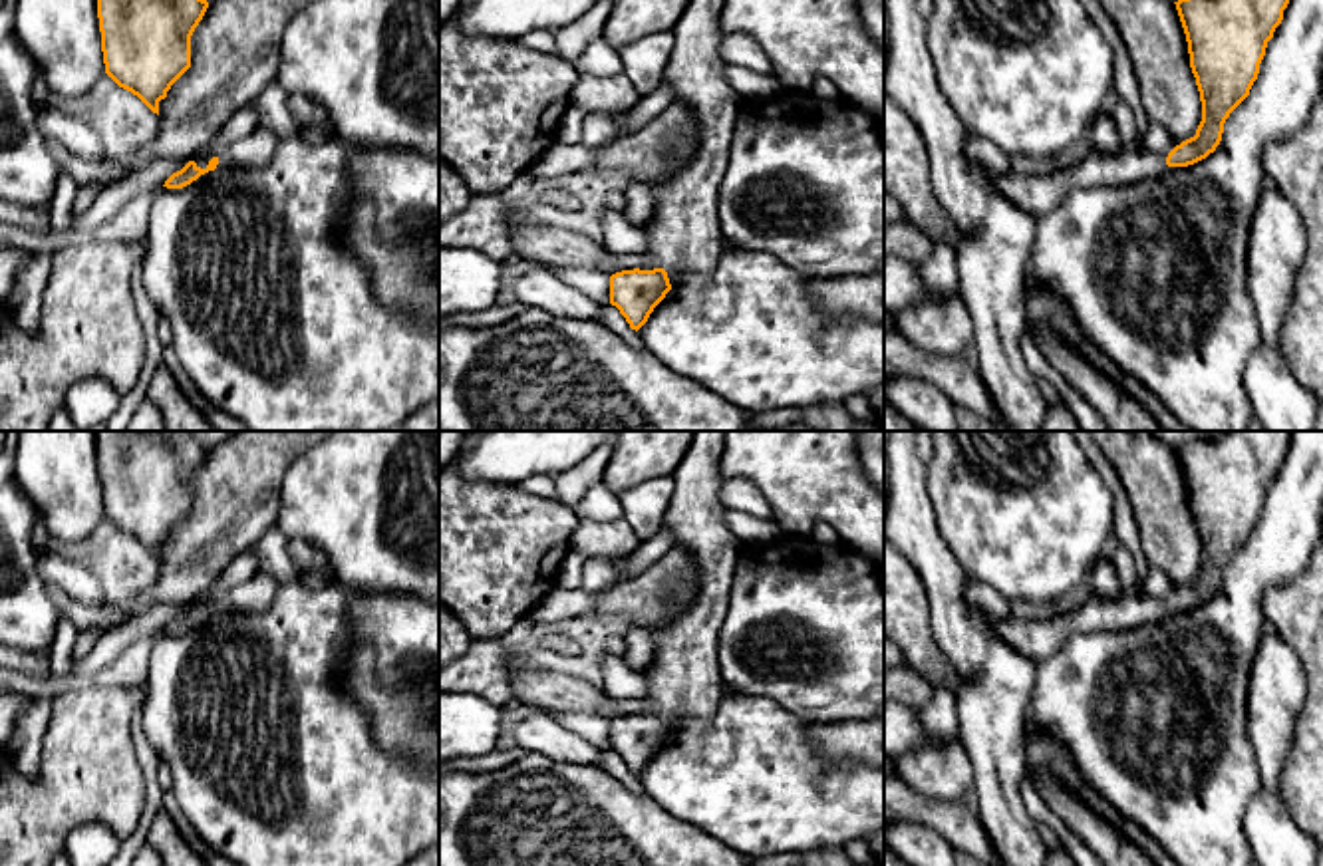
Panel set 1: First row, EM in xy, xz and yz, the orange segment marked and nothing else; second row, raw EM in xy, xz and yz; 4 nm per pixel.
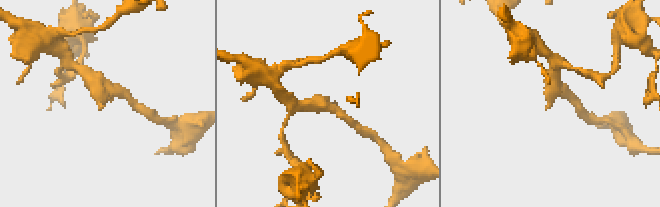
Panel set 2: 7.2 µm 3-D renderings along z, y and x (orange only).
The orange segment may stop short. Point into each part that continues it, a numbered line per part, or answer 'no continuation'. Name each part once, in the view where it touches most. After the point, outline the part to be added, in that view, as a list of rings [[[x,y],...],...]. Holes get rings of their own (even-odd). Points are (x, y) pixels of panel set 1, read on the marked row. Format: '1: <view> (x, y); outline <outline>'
1: xy (253, 153); outline [[[258,127],[254,133],[222,151],[217,171],[262,171],[270,165],[278,143],[272,131]]]

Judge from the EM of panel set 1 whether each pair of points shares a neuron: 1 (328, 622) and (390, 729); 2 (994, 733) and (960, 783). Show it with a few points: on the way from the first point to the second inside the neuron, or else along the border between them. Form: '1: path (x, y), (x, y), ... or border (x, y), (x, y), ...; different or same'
1: border (348, 604), (352, 642), (334, 672), (344, 696); different
2: border (958, 721), (958, 737), (970, 759), (974, 805); different

